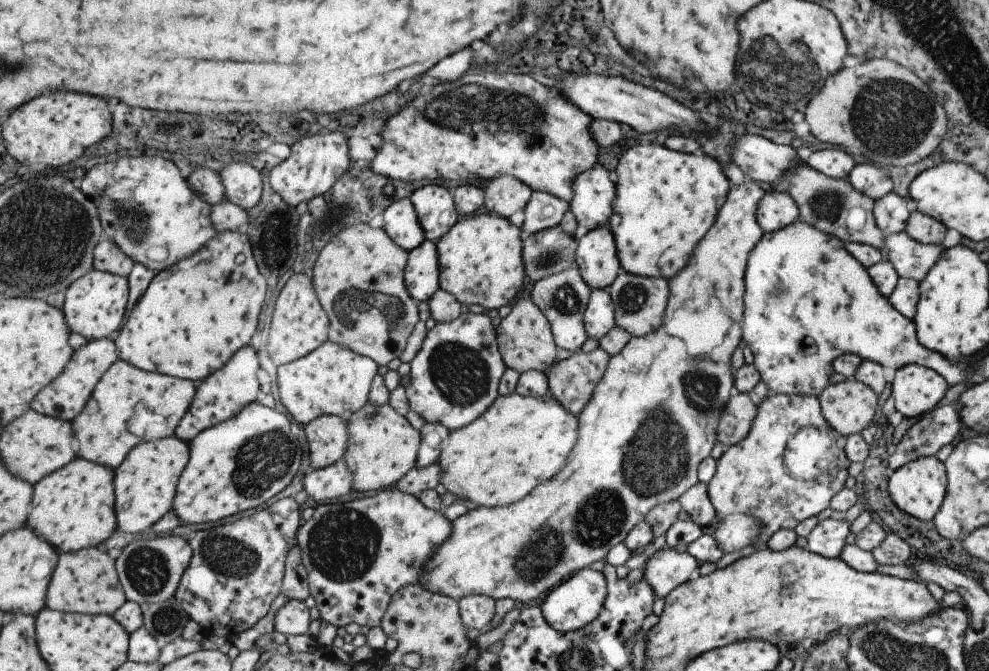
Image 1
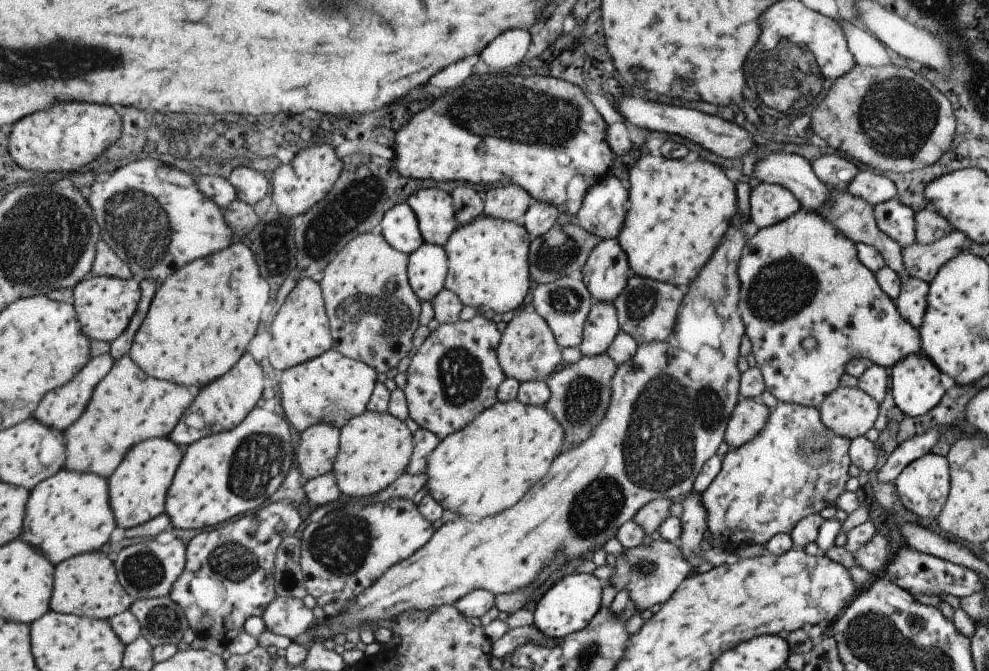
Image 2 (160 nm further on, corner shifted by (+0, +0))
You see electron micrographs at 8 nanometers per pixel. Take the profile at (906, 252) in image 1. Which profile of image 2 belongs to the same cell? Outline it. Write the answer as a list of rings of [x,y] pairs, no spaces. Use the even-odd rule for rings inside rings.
[[[955,230],[926,245],[914,242],[900,250],[904,272],[909,277],[930,283],[941,266],[964,252],[967,243],[966,235]]]

